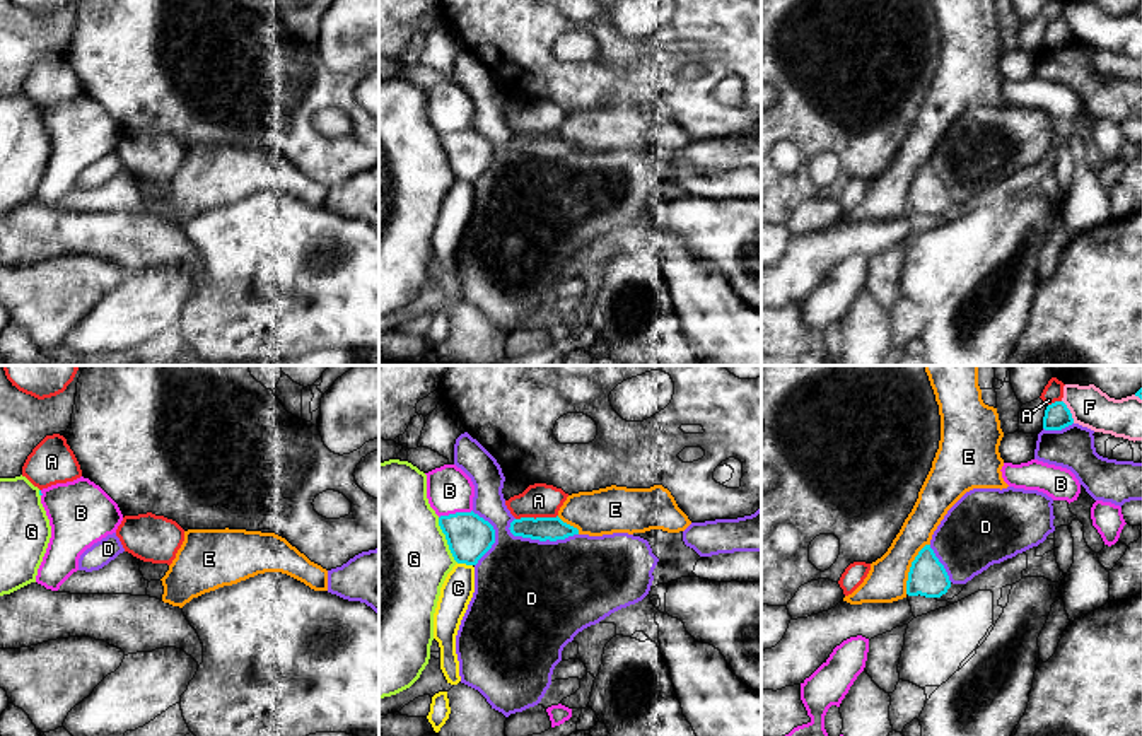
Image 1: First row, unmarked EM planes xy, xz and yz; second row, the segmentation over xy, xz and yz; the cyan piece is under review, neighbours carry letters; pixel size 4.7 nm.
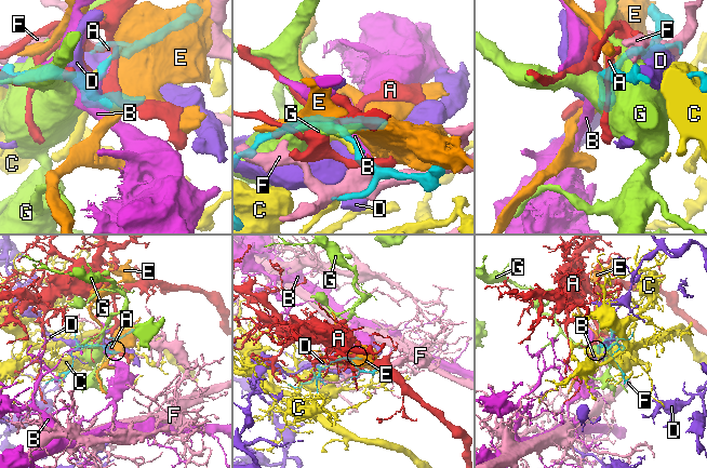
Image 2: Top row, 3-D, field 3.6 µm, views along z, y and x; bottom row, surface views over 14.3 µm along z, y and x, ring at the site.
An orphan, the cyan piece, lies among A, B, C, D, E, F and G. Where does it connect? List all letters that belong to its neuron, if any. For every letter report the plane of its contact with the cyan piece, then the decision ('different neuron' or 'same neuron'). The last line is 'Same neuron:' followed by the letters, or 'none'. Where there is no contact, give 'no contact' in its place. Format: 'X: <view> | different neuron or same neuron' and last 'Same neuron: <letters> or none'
A: xz | different neuron
B: xz | different neuron
C: xz | different neuron
D: xz | different neuron
E: yz | same neuron
F: yz | different neuron
G: xz | different neuron
Same neuron: E

